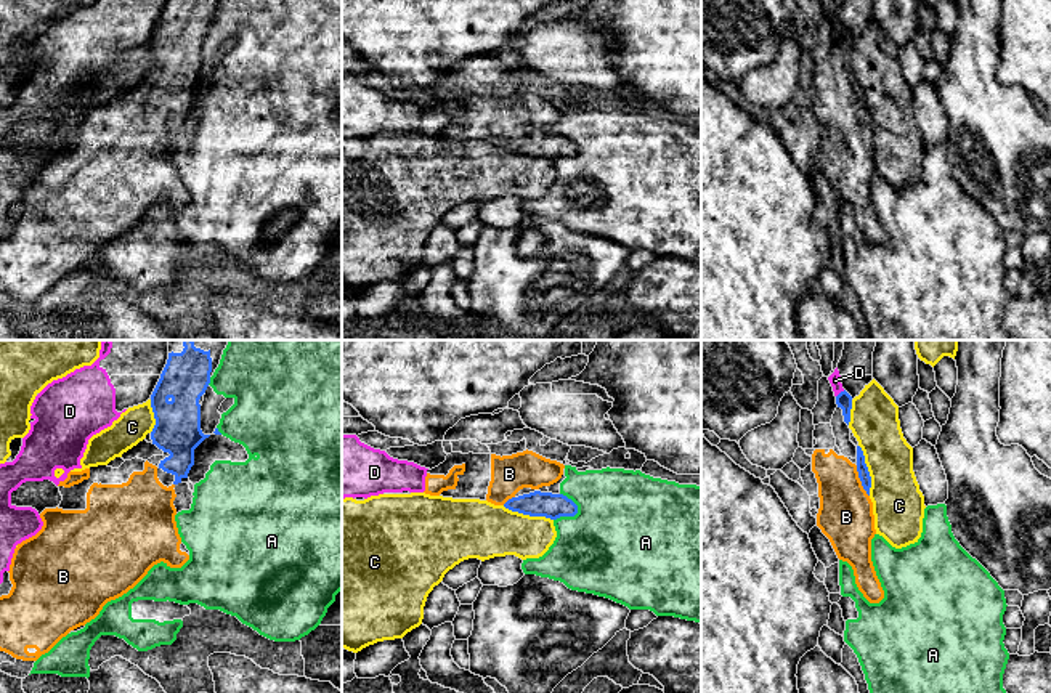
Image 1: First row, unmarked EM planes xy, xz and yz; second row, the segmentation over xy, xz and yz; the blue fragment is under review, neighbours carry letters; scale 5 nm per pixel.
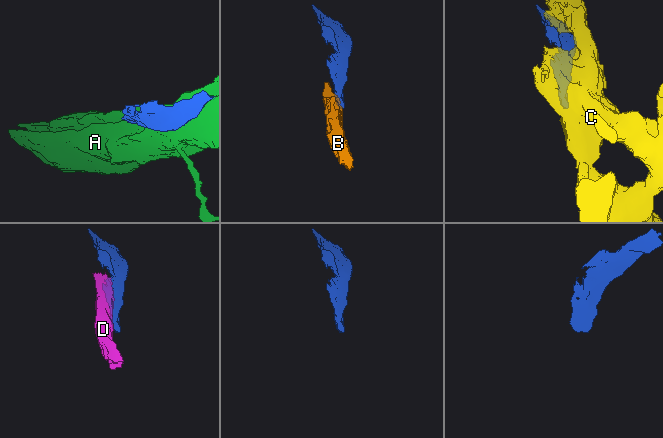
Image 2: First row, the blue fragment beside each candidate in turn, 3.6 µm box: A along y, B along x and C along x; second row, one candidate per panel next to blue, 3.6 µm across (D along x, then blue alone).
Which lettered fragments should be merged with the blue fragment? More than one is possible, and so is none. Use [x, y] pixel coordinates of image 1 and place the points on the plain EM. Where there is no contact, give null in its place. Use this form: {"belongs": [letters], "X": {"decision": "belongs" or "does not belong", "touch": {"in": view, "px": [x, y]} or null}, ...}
{"belongs": ["B"], "A": {"decision": "does not belong", "touch": {"in": "xz", "px": [575, 154]}}, "B": {"decision": "belongs", "touch": {"in": "yz", "px": [860, 121]}}, "C": {"decision": "does not belong", "touch": {"in": "xz", "px": [528, 154]}}, "D": {"decision": "does not belong", "touch": {"in": "yz", "px": [839, 34]}}}

